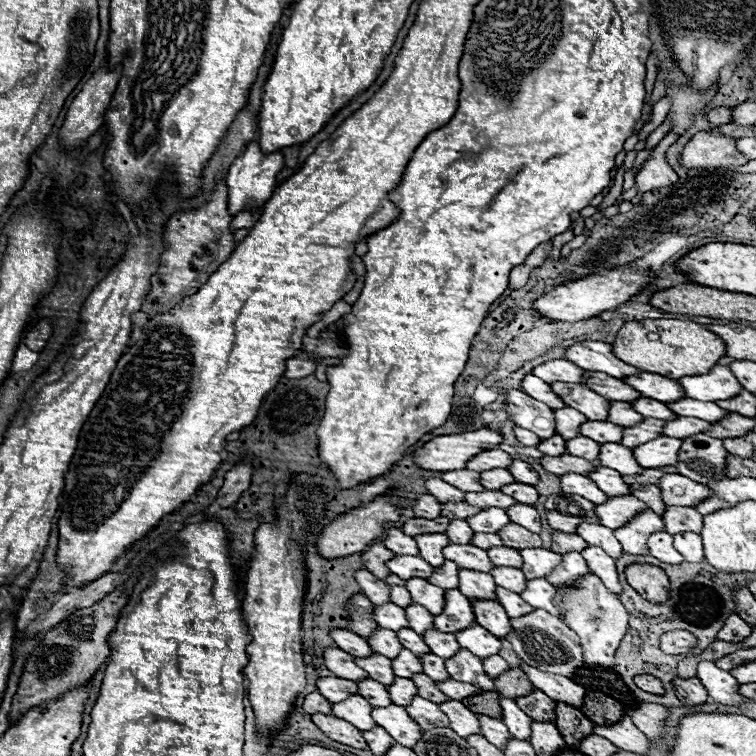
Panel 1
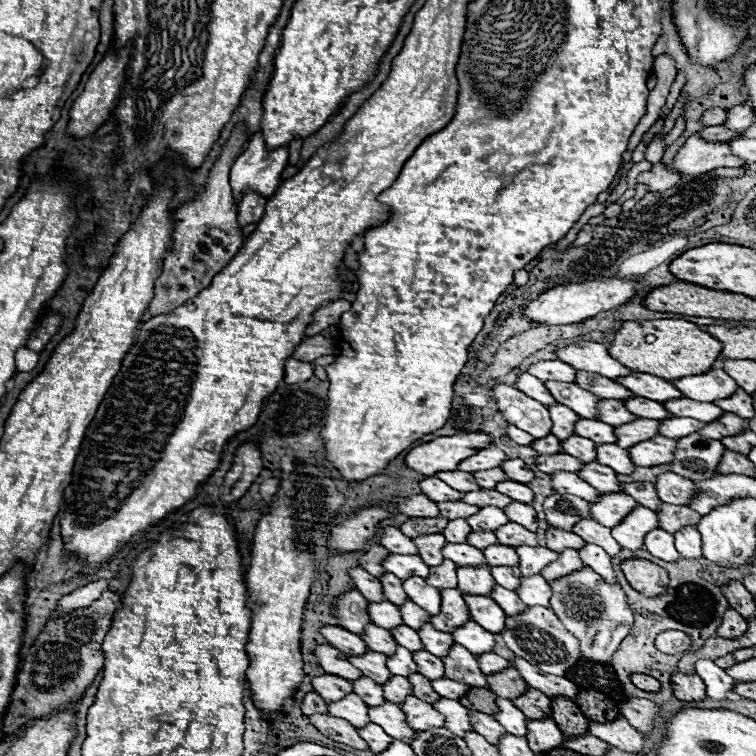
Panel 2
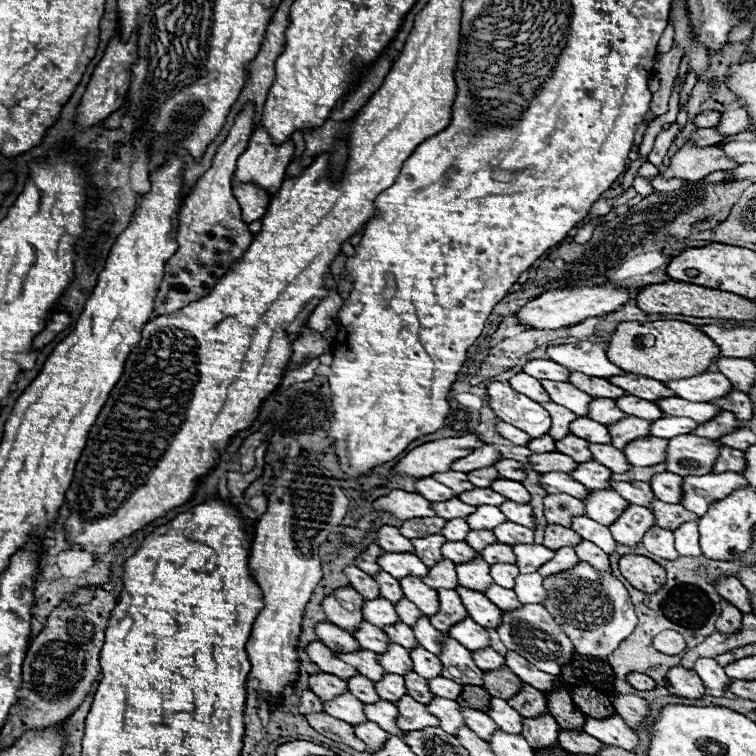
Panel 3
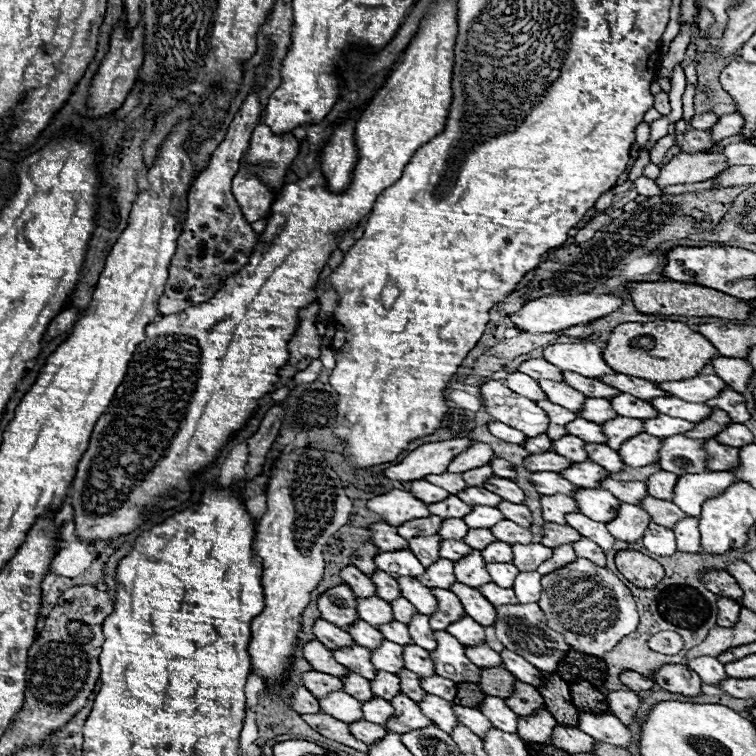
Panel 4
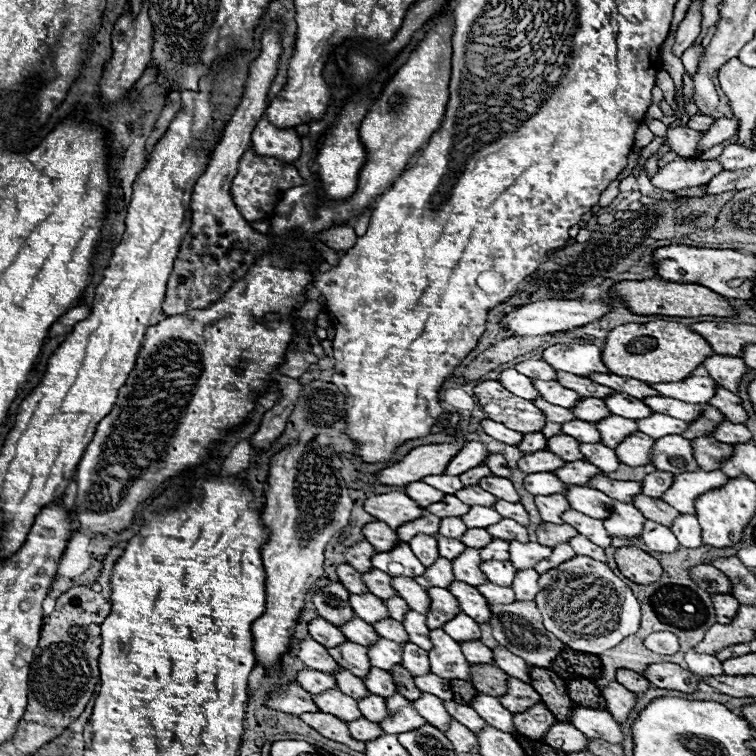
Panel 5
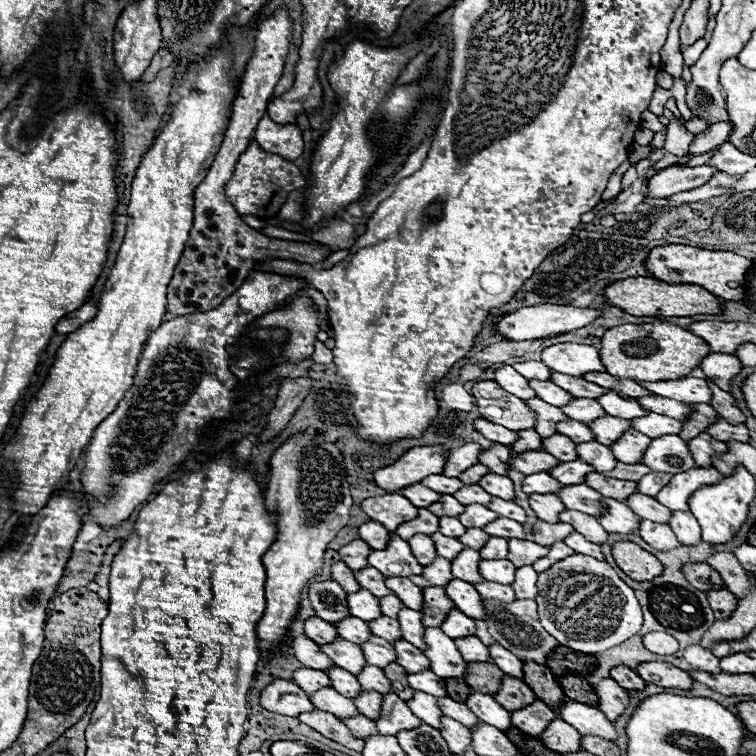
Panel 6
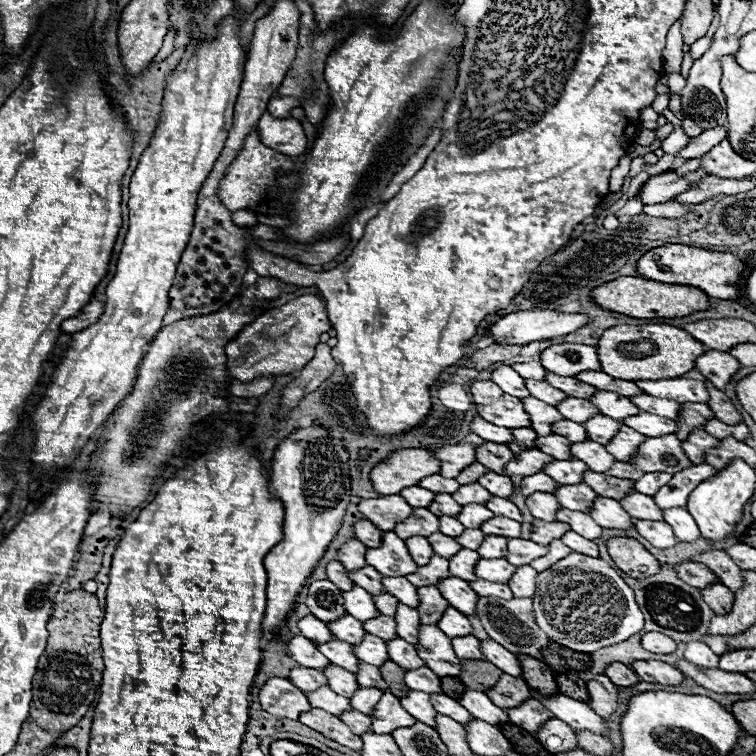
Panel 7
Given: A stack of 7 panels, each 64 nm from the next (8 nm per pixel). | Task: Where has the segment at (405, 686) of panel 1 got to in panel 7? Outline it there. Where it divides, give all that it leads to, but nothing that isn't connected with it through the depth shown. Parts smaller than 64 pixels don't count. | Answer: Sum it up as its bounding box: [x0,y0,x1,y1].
[356,664,386,690]

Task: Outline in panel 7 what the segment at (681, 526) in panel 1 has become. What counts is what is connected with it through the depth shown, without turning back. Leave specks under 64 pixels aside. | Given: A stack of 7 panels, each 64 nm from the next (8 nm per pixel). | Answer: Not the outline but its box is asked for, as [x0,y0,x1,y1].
[620,490,662,520]

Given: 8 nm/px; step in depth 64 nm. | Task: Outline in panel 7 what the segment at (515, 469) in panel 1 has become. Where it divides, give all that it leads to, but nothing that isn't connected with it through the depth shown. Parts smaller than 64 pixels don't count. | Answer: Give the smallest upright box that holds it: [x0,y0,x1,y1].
[476,442,512,472]

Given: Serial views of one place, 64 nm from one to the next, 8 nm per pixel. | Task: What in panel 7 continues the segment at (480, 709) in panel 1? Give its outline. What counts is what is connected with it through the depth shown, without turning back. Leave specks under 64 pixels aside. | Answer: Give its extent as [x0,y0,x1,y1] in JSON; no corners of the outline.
[442,676,466,698]

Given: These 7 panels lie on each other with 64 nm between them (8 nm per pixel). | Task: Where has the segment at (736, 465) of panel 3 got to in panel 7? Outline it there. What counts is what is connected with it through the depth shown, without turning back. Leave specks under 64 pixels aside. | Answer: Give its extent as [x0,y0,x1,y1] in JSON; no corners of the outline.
[682,430,720,462]

